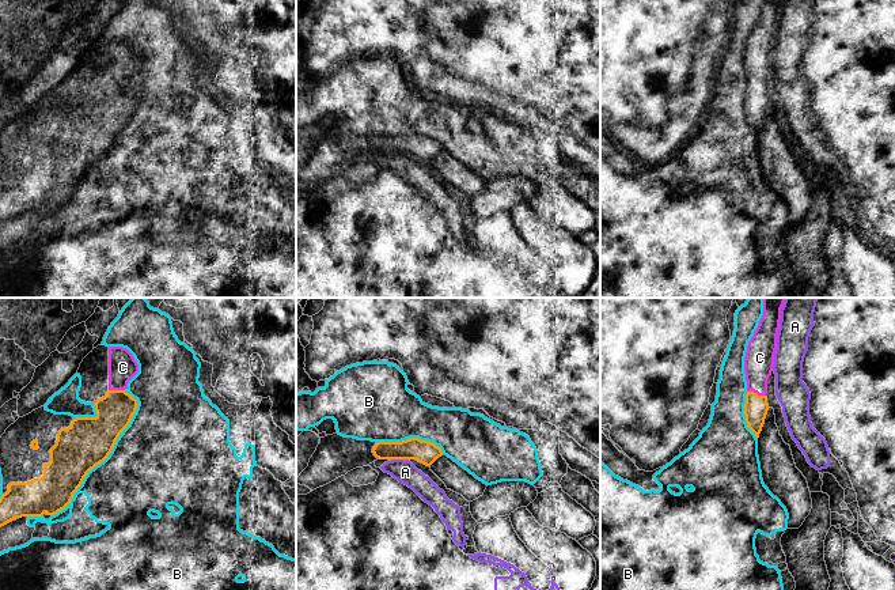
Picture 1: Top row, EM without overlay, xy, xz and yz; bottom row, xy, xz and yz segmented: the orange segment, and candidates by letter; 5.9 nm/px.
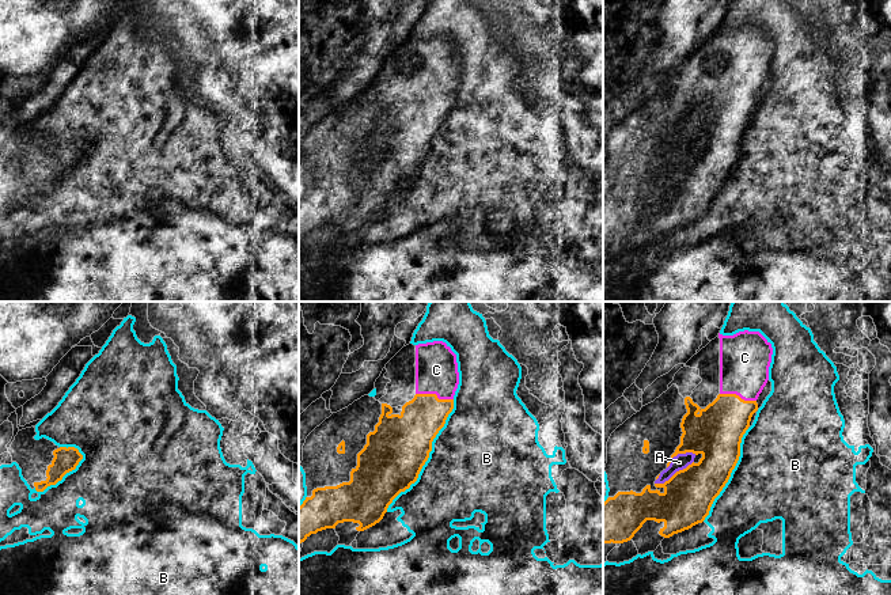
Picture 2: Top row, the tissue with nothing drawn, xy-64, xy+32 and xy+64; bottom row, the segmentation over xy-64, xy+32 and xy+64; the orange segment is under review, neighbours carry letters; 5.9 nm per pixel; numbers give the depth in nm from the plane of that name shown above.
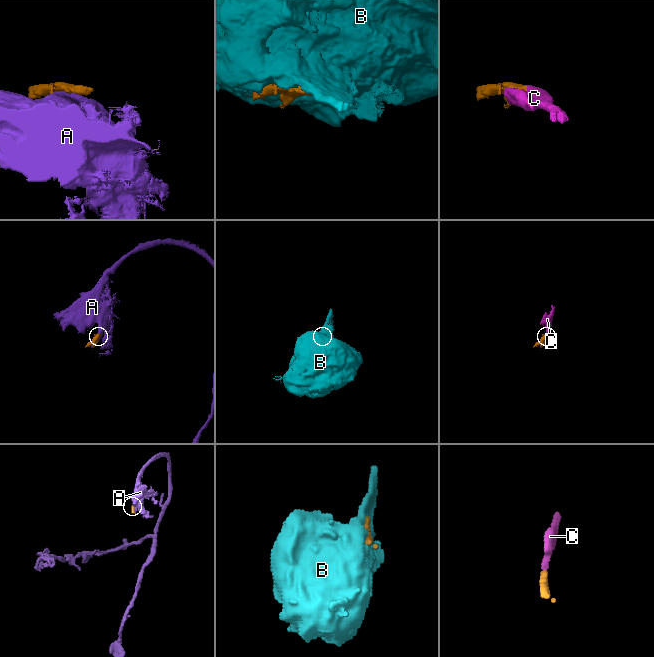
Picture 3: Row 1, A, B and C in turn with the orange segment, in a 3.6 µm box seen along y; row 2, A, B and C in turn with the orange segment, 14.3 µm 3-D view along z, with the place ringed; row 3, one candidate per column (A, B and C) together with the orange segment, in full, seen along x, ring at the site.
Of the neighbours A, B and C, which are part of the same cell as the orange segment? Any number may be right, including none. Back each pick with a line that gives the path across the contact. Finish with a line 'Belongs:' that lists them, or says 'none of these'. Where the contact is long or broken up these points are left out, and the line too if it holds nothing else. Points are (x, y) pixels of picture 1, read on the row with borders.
C: across yz (755, 408), (755, 393), (759, 358)
Belongs: C

